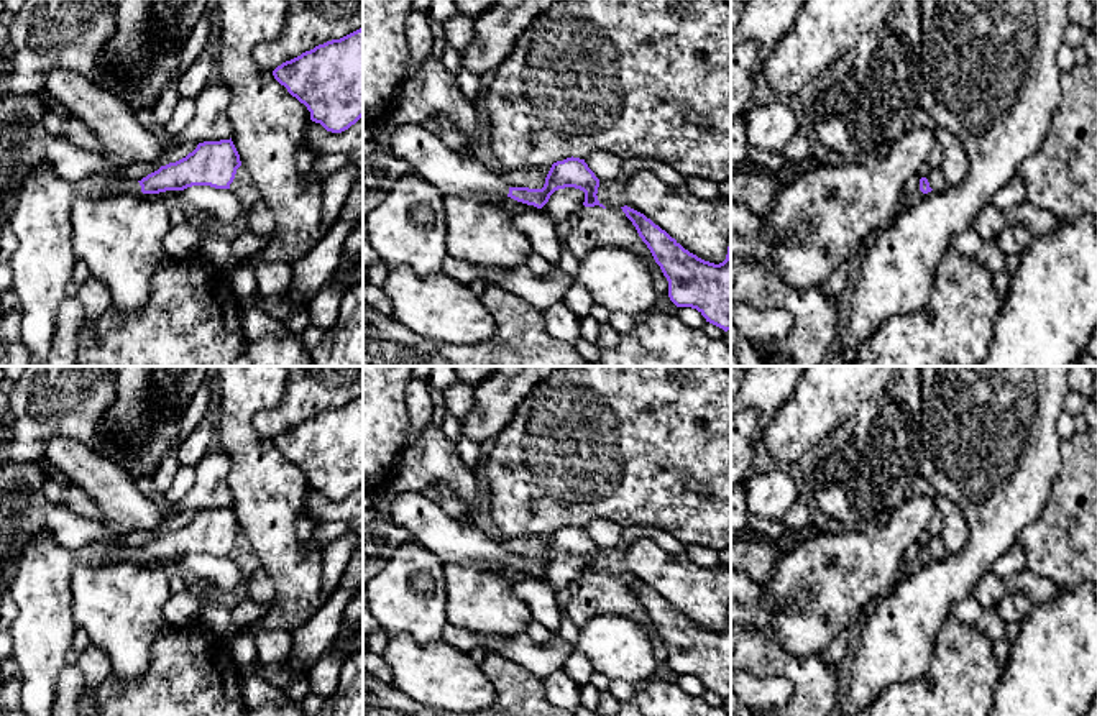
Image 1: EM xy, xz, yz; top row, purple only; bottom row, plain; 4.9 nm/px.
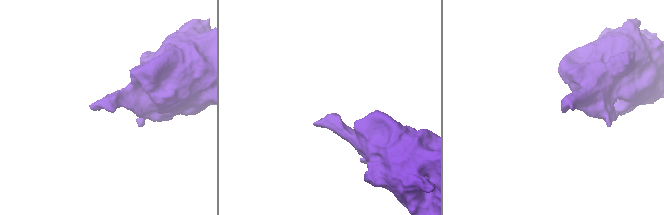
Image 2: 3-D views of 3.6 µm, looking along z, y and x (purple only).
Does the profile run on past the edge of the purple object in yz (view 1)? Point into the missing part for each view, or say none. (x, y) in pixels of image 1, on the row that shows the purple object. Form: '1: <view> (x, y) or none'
1: none

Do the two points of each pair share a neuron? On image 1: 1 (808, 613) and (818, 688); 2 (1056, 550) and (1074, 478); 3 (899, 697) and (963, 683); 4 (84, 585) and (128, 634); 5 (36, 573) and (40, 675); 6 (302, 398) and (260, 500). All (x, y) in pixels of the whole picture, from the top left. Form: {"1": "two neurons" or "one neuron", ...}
{"1": "two neurons", "2": "one neuron", "3": "one neuron", "4": "one neuron", "5": "one neuron", "6": "two neurons"}

